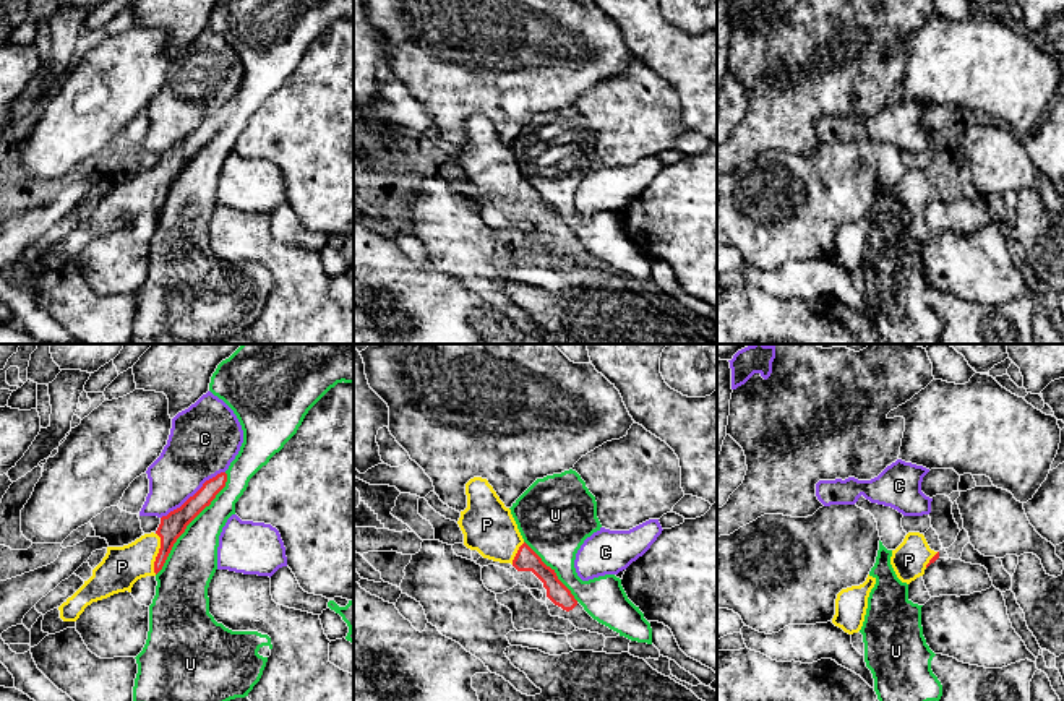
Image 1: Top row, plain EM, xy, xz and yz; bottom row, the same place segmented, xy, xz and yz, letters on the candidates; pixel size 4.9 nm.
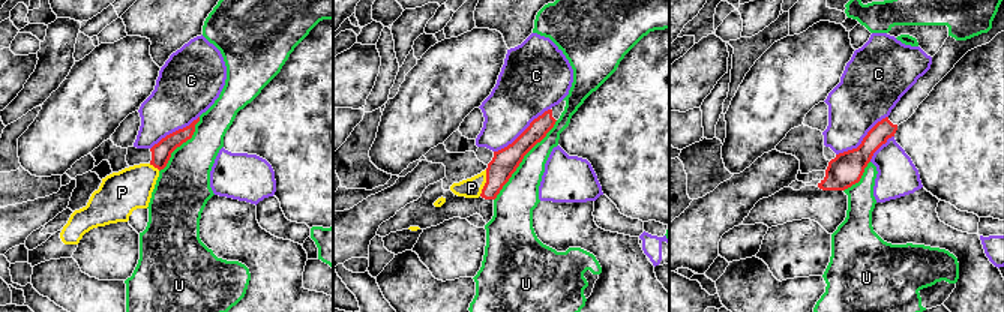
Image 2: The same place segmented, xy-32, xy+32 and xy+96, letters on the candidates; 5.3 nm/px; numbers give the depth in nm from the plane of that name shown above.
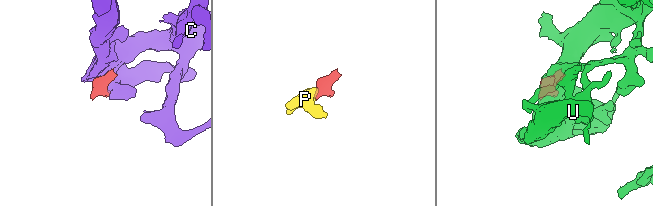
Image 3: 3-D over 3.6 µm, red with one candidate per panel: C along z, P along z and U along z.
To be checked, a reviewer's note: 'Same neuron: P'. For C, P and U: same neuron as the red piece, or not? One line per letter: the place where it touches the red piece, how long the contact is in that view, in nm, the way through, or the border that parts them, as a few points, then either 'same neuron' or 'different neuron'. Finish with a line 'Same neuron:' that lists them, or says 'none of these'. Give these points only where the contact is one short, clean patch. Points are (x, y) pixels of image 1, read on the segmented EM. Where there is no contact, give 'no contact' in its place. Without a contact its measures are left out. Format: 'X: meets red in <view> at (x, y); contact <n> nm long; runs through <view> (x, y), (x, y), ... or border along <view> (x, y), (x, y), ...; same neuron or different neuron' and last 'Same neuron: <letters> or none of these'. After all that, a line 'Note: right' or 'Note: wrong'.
C: meets red in xy at (193, 495); contact 400 nm long; different neuron
P: meets red in xy at (158, 554); contact 200 nm long; runs through xy (172, 526), (159, 544), (158, 554), (148, 554), (122, 567); same neuron
U: meets red in xy at (188, 523); contact 600 nm long; different neuron
Same neuron: P
Note: right

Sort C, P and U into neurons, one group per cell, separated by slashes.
C / P / U

